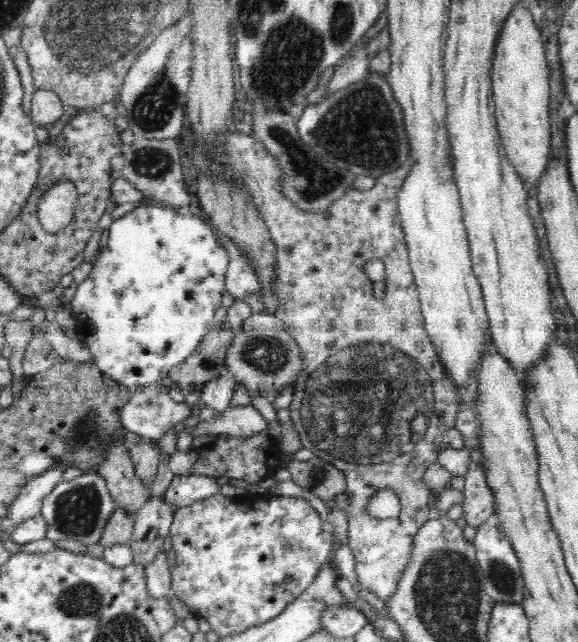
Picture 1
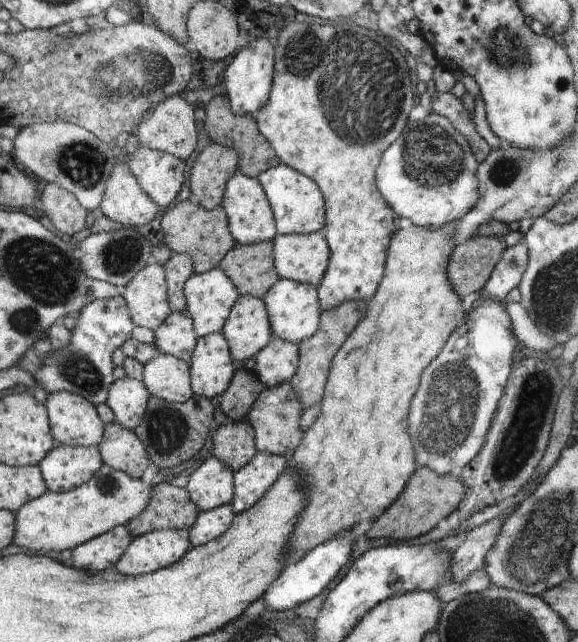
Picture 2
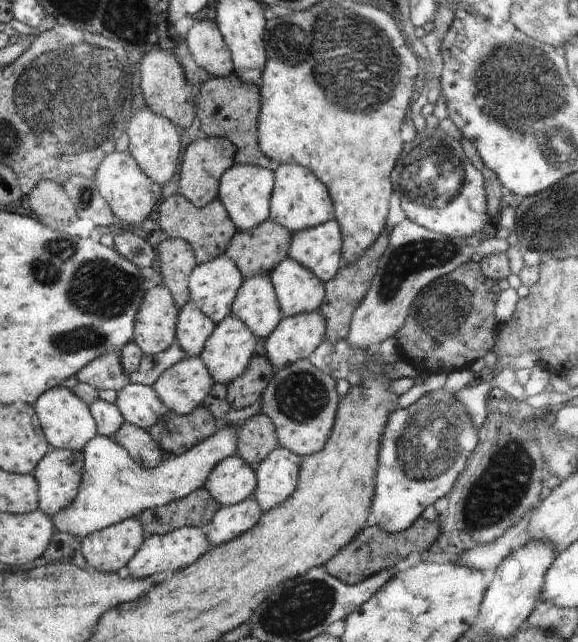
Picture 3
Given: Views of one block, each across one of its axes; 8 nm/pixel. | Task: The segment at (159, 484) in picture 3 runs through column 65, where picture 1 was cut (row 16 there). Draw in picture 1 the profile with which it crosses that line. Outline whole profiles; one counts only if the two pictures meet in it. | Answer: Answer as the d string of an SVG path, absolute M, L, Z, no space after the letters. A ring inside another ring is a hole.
M518 2L506 18L496 40L492 64L492 99L506 157L527 187L536 185L551 162L550 84L540 31L523 2Z

